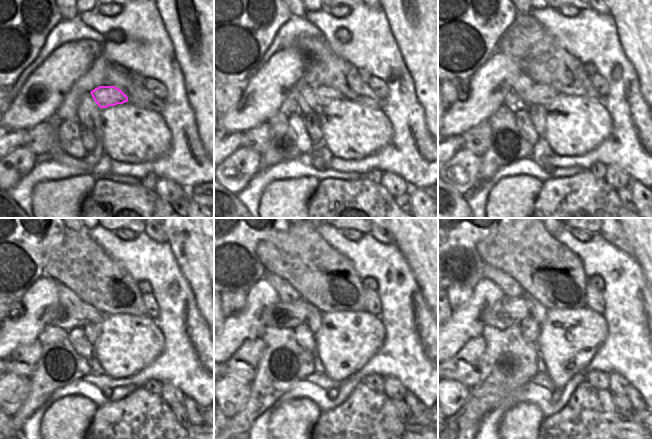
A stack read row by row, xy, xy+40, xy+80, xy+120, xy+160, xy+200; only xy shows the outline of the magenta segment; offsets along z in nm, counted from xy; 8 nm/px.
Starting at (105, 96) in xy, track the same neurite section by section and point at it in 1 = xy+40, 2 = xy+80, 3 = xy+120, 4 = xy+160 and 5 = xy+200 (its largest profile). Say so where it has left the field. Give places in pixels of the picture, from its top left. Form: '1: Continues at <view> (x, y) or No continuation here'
1: Continues at xy+40 (325, 94)
2: Continues at xy+80 (543, 94)
3: Continues at xy+120 (86, 313)
4: Continues at xy+160 (284, 315)
5: Continues at xy+200 (508, 311)

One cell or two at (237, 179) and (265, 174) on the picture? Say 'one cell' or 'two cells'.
two cells

